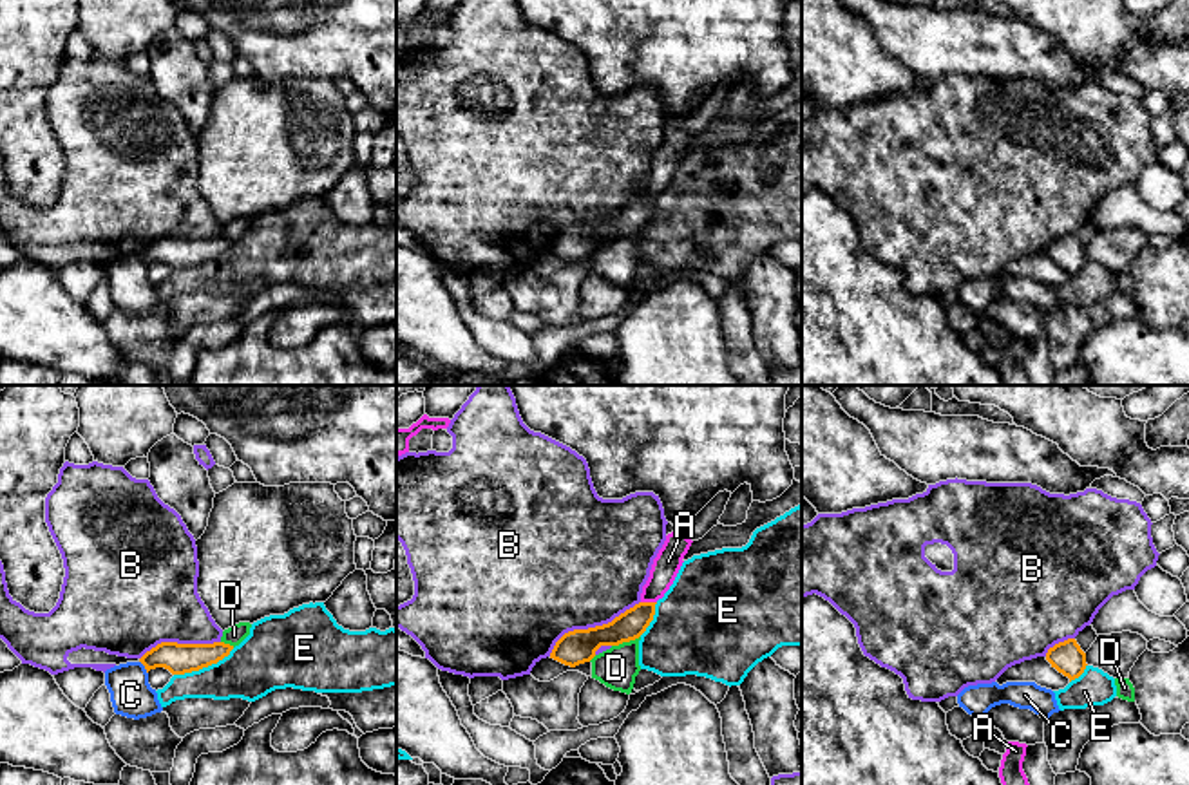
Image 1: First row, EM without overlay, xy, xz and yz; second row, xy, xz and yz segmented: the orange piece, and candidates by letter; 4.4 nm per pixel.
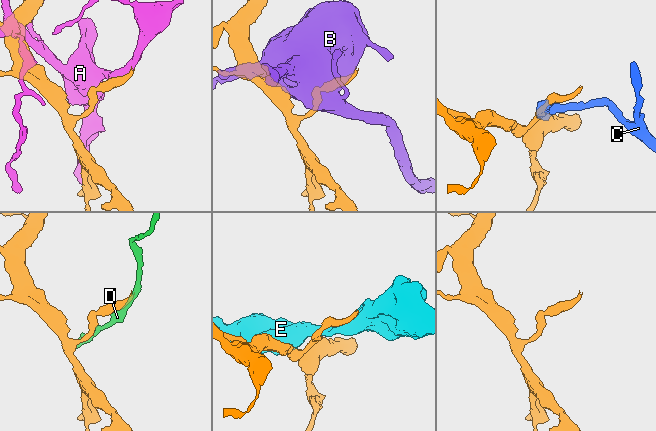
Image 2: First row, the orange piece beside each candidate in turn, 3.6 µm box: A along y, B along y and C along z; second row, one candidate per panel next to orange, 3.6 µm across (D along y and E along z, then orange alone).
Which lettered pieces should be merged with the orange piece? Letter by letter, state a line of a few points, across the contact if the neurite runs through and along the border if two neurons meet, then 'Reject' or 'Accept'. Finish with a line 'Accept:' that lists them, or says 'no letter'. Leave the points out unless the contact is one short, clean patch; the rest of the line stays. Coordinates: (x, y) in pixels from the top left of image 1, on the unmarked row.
A: Reject
B: Reject
C: Line: xy (140, 255), (147, 268). Reject
D: Reject
E: Reject
Accept: no letter

